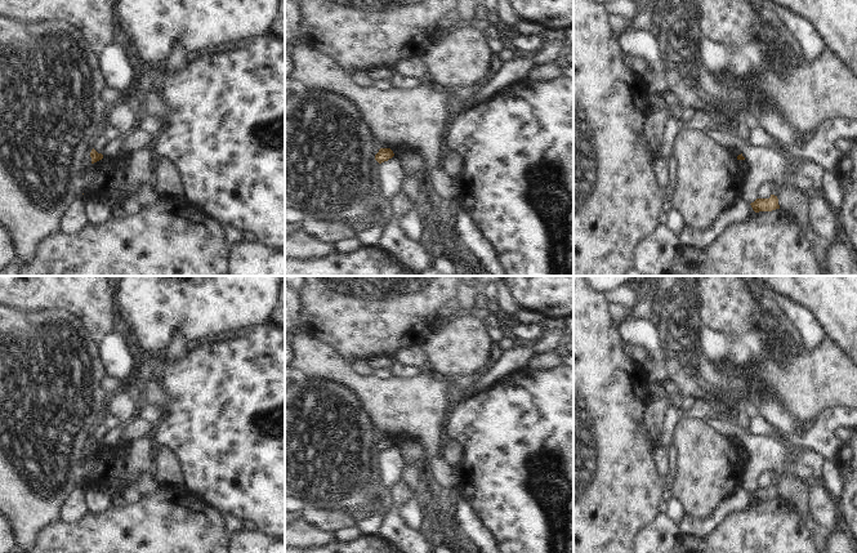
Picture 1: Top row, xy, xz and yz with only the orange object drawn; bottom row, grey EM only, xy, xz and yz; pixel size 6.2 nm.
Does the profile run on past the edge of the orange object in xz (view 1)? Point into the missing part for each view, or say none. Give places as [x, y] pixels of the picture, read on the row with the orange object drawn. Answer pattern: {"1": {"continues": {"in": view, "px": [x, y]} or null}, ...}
{"1": {"continues": null}}

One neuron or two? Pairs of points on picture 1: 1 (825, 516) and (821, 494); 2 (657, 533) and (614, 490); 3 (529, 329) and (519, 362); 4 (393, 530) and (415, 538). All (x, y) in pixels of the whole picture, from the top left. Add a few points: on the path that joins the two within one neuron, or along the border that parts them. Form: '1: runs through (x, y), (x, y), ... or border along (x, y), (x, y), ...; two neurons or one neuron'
1: runs through (825, 511), (821, 499); one neuron
2: border along (660, 512), (634, 539); two neurons
3: border along (545, 329), (545, 333), (539, 339), (526, 343); two neurons
4: runs through (398, 534), (410, 538); one neuron

